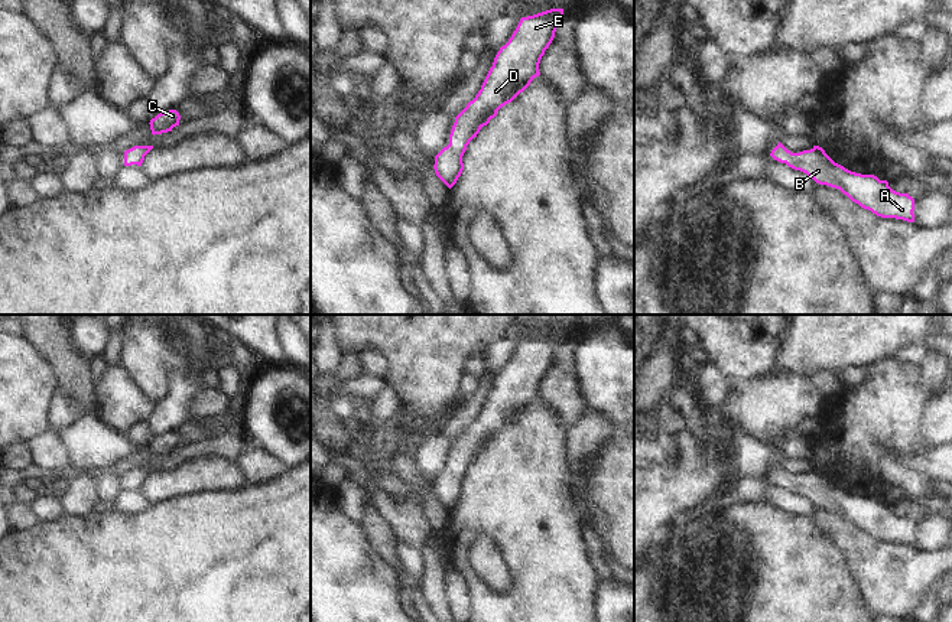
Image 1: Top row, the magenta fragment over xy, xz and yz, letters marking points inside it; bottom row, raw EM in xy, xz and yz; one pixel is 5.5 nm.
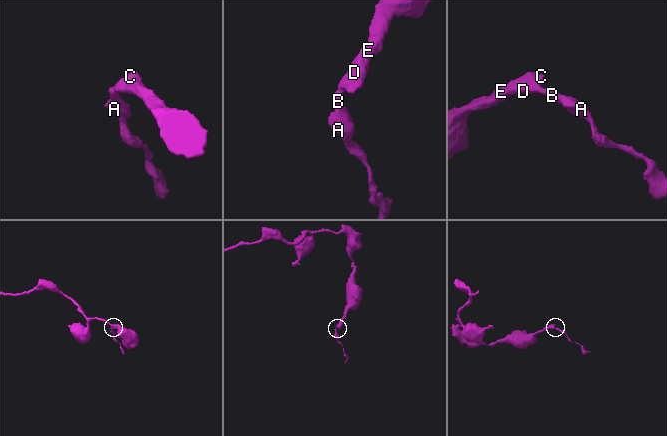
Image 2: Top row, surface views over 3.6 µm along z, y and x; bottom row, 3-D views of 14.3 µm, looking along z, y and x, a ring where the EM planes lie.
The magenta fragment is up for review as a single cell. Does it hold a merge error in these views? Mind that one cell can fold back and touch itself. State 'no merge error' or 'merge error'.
no merge error

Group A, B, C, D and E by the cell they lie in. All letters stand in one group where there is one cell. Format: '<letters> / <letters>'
A B C D E

